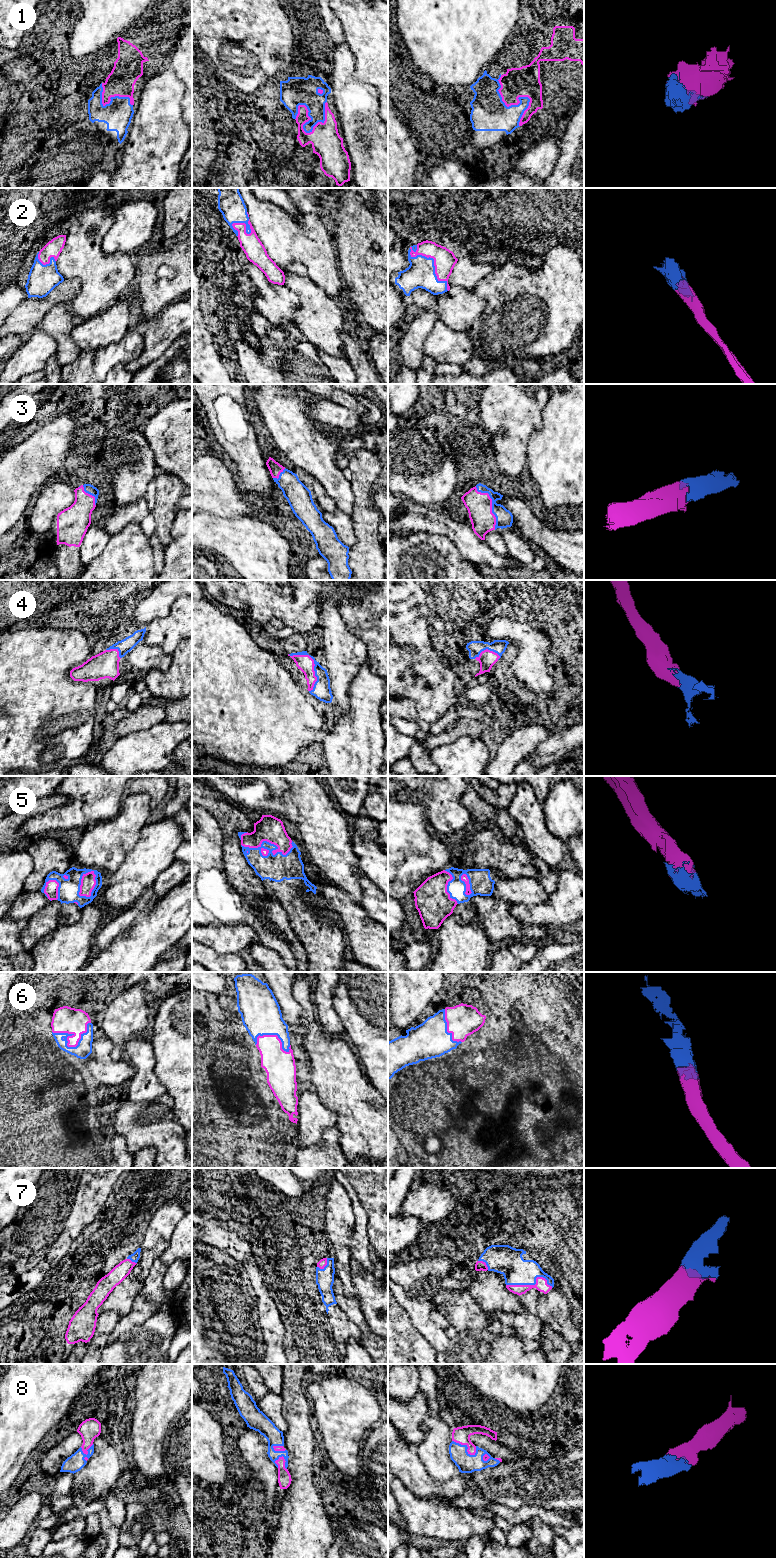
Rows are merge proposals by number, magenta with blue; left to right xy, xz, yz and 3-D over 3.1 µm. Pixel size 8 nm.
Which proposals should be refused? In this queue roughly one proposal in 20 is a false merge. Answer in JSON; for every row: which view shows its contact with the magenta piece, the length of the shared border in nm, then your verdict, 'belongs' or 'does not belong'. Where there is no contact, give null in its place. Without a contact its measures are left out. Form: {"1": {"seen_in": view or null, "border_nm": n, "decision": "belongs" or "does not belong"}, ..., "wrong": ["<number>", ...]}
{"1": {"seen_in": "xz", "border_nm": 300, "decision": "belongs"}, "2": {"seen_in": "yz", "border_nm": 460, "decision": "belongs"}, "3": {"seen_in": "yz", "border_nm": 380, "decision": "belongs"}, "4": {"seen_in": "xz", "border_nm": 360, "decision": "belongs"}, "5": {"seen_in": "xz", "border_nm": 420, "decision": "belongs"}, "6": {"seen_in": "xy", "border_nm": 320, "decision": "belongs"}, "7": {"seen_in": "yz", "border_nm": 380, "decision": "belongs"}, "8": {"seen_in": "yz", "border_nm": 220, "decision": "belongs"}, "wrong": []}

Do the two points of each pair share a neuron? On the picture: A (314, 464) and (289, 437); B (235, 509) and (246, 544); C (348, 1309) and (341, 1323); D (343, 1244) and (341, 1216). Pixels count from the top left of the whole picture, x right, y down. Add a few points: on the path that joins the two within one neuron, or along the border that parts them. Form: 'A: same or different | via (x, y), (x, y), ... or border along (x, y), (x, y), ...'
A: same | via (309, 457), (296, 444)
B: different | border along (215, 514), (226, 518), (248, 516)
C: different | border along (337, 1303), (344, 1314), (358, 1328), (359, 1333)
D: same | via (341, 1237), (341, 1223)

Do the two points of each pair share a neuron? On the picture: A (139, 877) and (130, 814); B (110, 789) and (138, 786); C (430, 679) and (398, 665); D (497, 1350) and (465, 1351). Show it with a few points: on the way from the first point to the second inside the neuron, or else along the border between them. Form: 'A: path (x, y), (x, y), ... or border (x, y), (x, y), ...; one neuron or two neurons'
A: border (145, 825), (141, 829), (140, 838), (120, 865); two neurons
B: border (126, 786), (127, 792); two neurons
C: path (422, 671), (412, 661), (406, 665); one neuron
D: path (489, 1351), (473, 1351); one neuron

